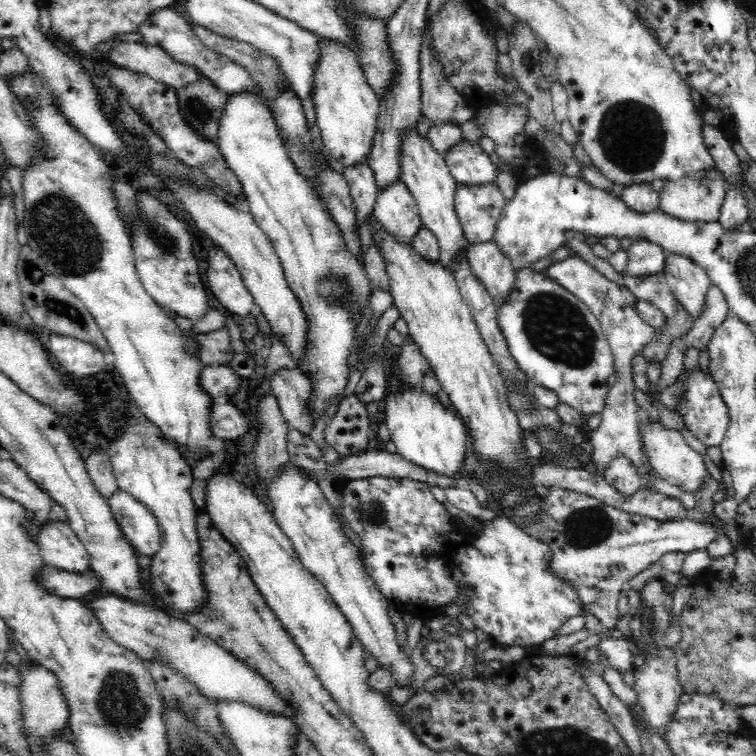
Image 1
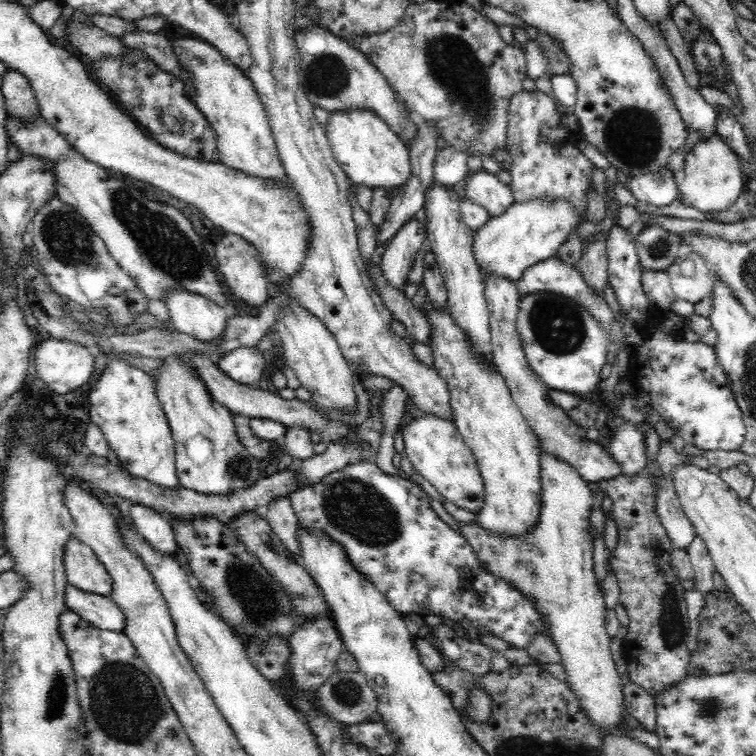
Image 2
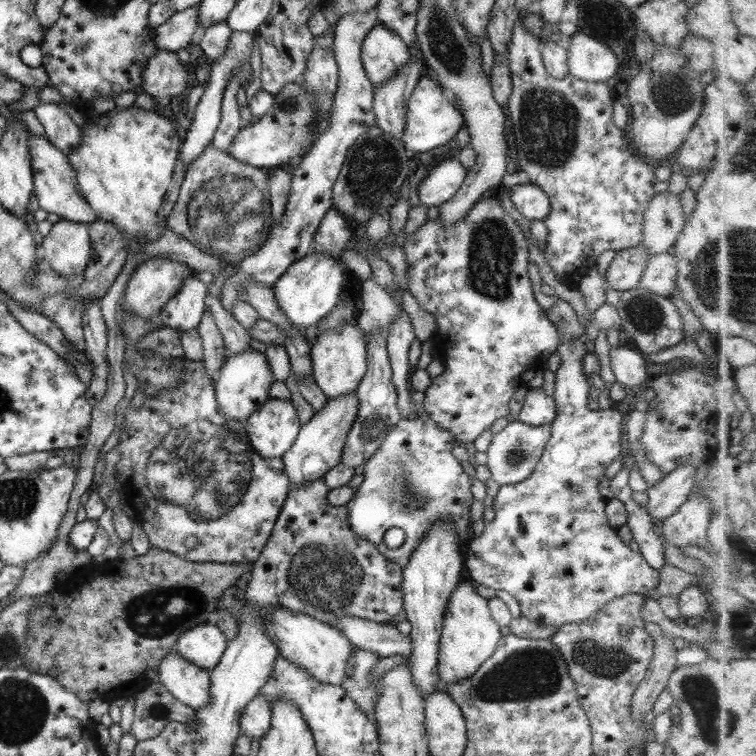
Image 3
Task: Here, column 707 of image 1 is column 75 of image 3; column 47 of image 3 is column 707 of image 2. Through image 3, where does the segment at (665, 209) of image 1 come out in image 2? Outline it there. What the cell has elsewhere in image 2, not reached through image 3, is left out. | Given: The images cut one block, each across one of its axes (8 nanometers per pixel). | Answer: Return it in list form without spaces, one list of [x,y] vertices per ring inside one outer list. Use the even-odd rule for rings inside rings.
[[[714,136],[706,142],[696,143],[684,160],[684,179],[677,185],[677,199],[686,207],[700,212],[724,212],[734,205],[742,190],[744,177],[738,167],[738,157],[724,144],[721,137]]]

